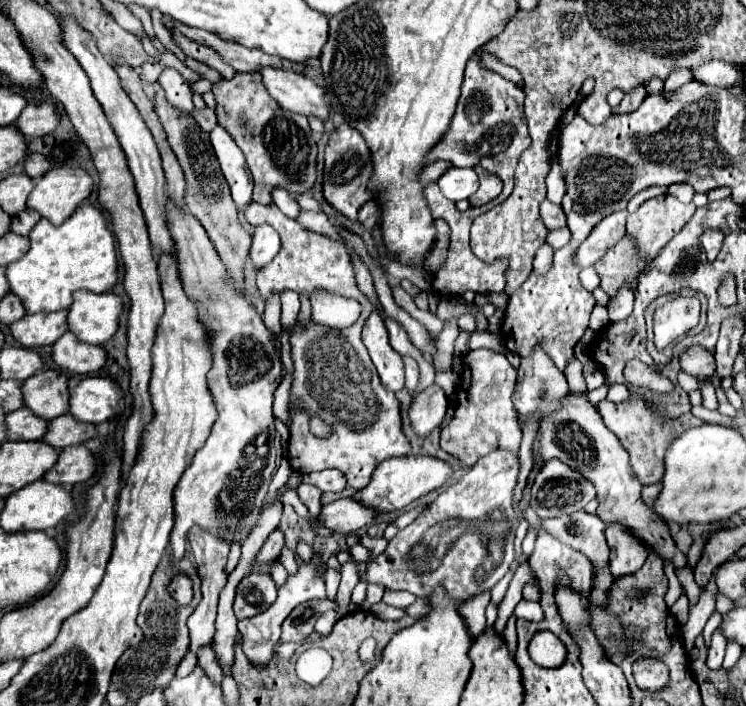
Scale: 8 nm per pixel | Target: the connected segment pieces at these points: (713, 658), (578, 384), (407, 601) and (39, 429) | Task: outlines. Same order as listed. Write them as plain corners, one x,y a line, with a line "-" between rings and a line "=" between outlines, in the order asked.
716,629
708,650
707,665
710,669
717,670
722,666
726,645
727,640
723,637
720,629
=
571,359
563,373
569,381
571,393
575,393
575,395
585,395
587,393
587,385
585,385
585,379
583,379
583,373
581,373
581,361
579,359
=
385,591
385,595
383,595
383,601
387,603
387,605
391,605
391,607
399,607
399,609
407,609
409,605
413,605
415,603
415,595
409,595
409,593
397,593
397,595
393,595
391,591
=
23,407
21,411
7,415
7,427
11,441
35,441
45,437
49,421
39,419
31,409

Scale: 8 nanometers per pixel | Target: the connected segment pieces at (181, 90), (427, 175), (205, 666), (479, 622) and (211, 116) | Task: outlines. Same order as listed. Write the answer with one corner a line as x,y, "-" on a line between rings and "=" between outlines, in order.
163,63
161,65
163,71
158,81
161,81
161,87
165,89
167,99
175,105
175,108
183,113
191,113
194,109
194,104
192,101
193,92
190,85
177,73
175,68
163,65
=
435,161
435,163
429,163
425,169
423,169
423,173
421,173
421,179
423,179
423,183
431,183
431,181
437,181
449,167
453,167
451,163
447,163
447,161
=
205,647
205,651
201,651
199,655
199,667
205,671
205,675
215,683
221,685
223,675
221,675
221,667
217,667
217,657
213,655
213,647
=
489,593
485,595
477,595
477,599
471,599
469,603
463,603
457,607
457,613
461,615
461,619
465,621
465,625
475,633
487,633
487,623
485,623
485,609
489,605
=
205,109
205,111
195,111
193,113
195,115
195,119
199,121
199,125
209,133
213,127
215,127
215,123
217,123
217,117
215,117
215,111
213,109

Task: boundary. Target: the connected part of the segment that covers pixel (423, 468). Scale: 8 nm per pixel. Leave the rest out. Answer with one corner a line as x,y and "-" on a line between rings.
409,455
409,457
393,457
393,459
385,459
381,461
375,471
373,477
369,481
369,485
365,485
363,489
355,491
351,499
355,499
357,503
373,509
375,513
389,513
389,511
401,511
405,505
409,505
411,501
427,495
429,491
441,487
447,479
451,477
451,469
449,465
445,465
439,459
427,457
427,455

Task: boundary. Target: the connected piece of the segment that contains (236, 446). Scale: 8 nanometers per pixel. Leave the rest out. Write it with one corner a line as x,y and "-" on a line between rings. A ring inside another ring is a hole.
167,203
167,219
169,219
169,231
175,239
175,247
179,251
179,271
181,279
185,283
185,293
189,299
197,303
199,321
205,325
209,333
209,345
211,345
211,357
213,367
207,373
207,387
213,397
213,403
217,407
217,419
211,427
211,433
205,441
205,445
195,453
193,463
179,479
175,491
173,491
173,509
175,509
175,525
171,531
171,555
173,563
183,559
185,545
187,545
187,533
193,525
199,525
203,531
209,531
223,539
225,543
243,543
253,527
259,521
259,515
263,511
263,501
269,489
269,483
275,475
275,447
273,439
257,439
263,431
273,431
273,393
279,387
281,381
281,359
271,343
271,333
263,325
263,319
259,313
251,307
247,299
237,295
235,287
227,279
227,271
207,237
201,223
187,211
177,209
175,205

